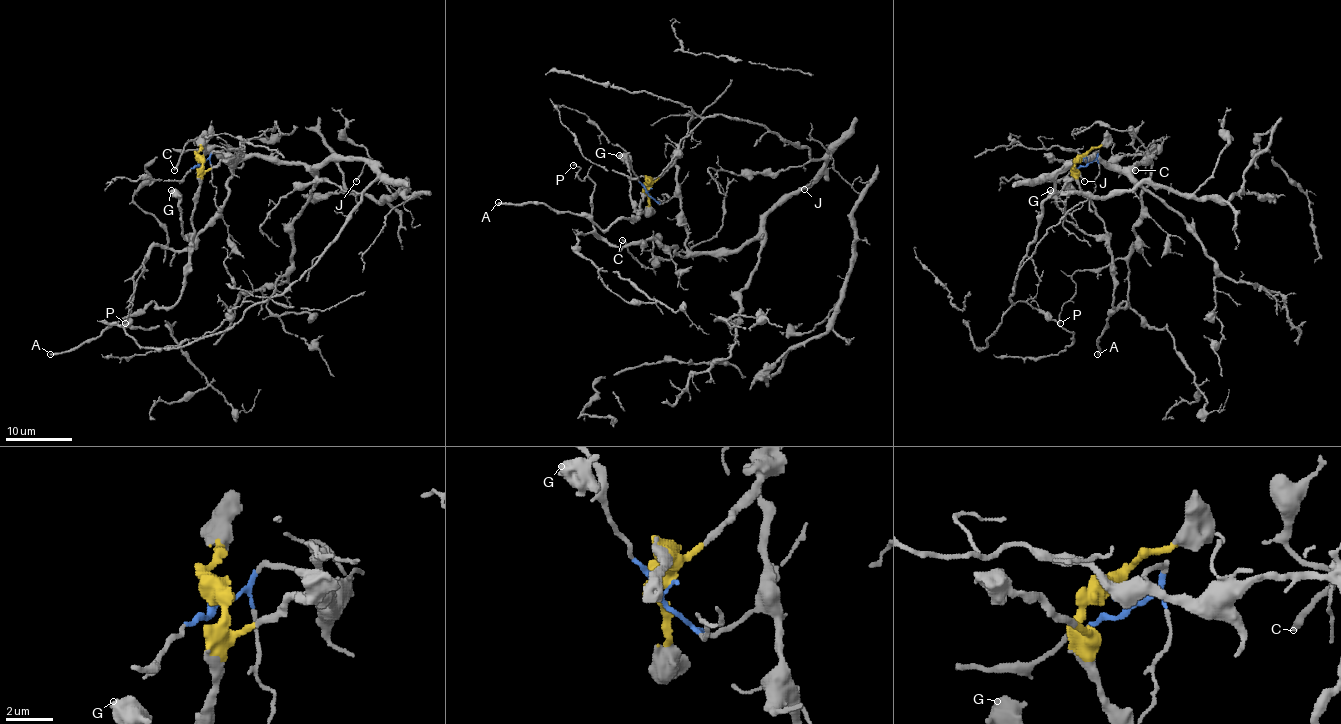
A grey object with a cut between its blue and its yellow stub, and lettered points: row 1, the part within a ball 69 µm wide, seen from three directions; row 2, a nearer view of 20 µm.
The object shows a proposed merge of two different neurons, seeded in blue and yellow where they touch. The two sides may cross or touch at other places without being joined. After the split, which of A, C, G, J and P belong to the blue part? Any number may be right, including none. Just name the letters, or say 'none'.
C, J, P

